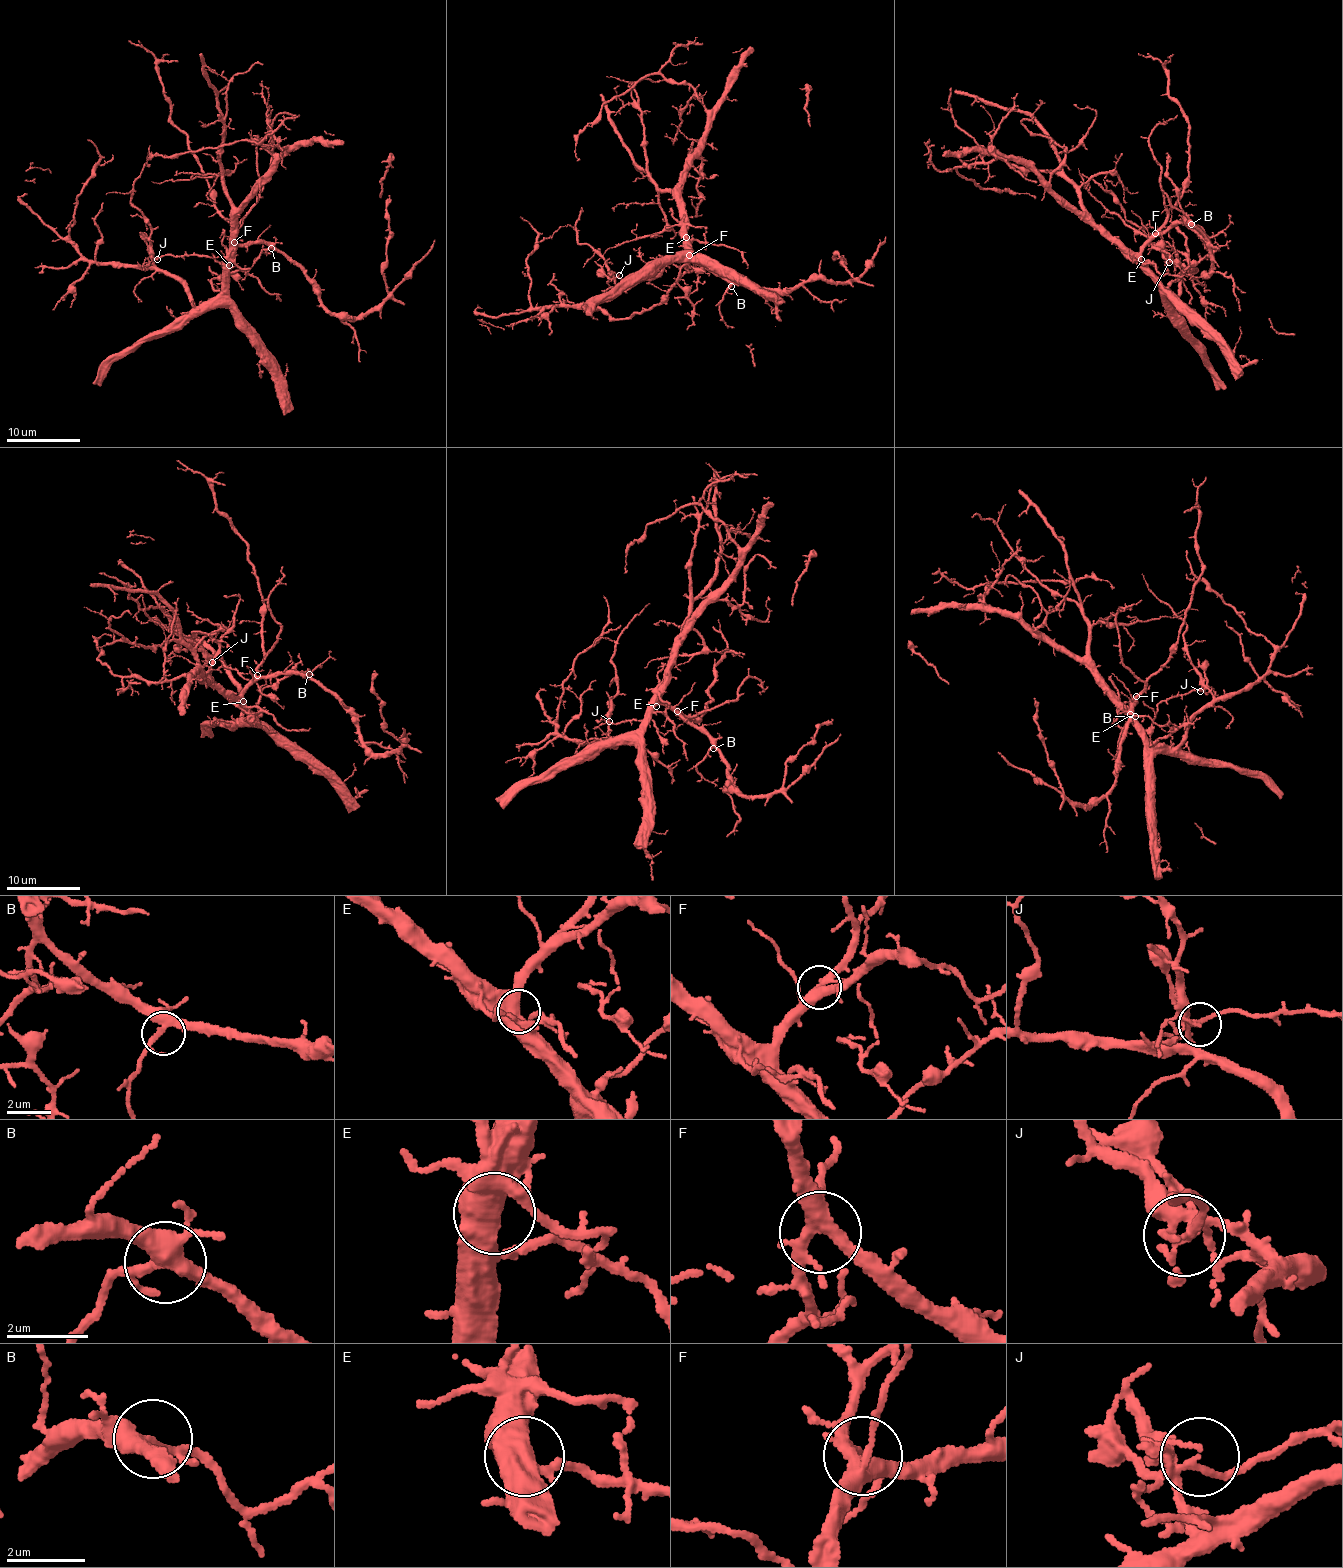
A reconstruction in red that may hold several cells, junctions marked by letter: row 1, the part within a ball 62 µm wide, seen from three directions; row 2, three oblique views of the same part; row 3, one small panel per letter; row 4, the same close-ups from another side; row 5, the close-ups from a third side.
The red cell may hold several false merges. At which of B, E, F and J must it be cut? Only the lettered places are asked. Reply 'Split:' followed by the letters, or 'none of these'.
Split: J

